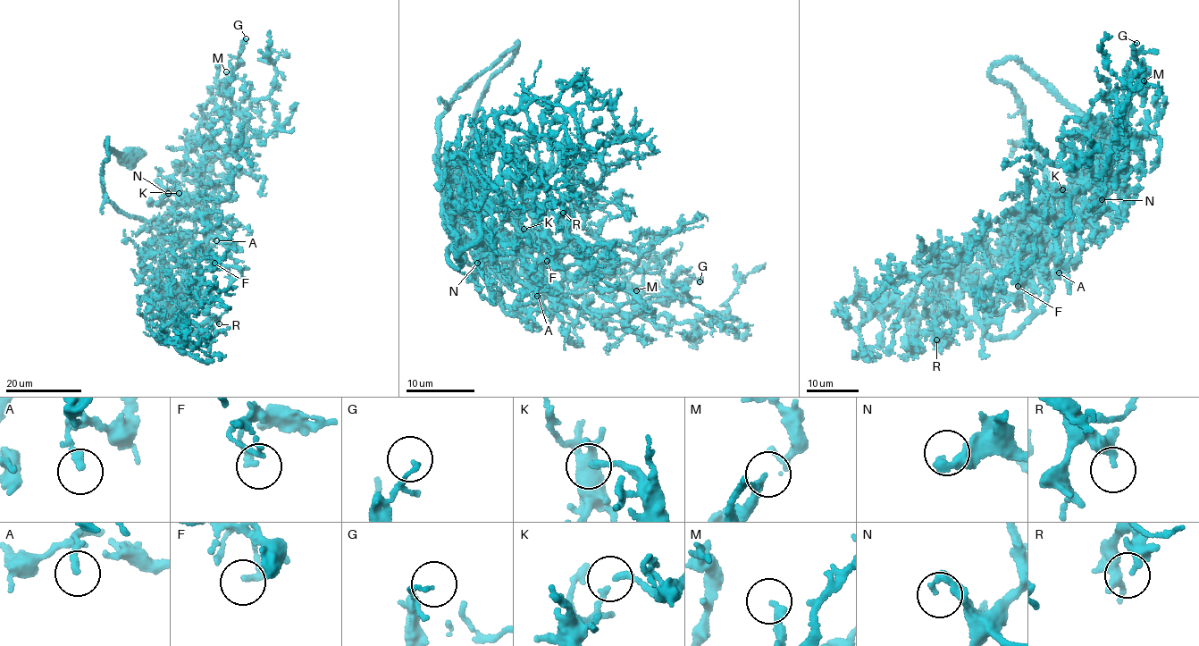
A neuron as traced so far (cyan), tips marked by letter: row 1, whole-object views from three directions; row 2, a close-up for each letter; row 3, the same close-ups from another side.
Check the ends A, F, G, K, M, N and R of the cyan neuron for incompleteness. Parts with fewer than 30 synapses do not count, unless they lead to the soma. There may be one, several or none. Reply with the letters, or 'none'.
M

